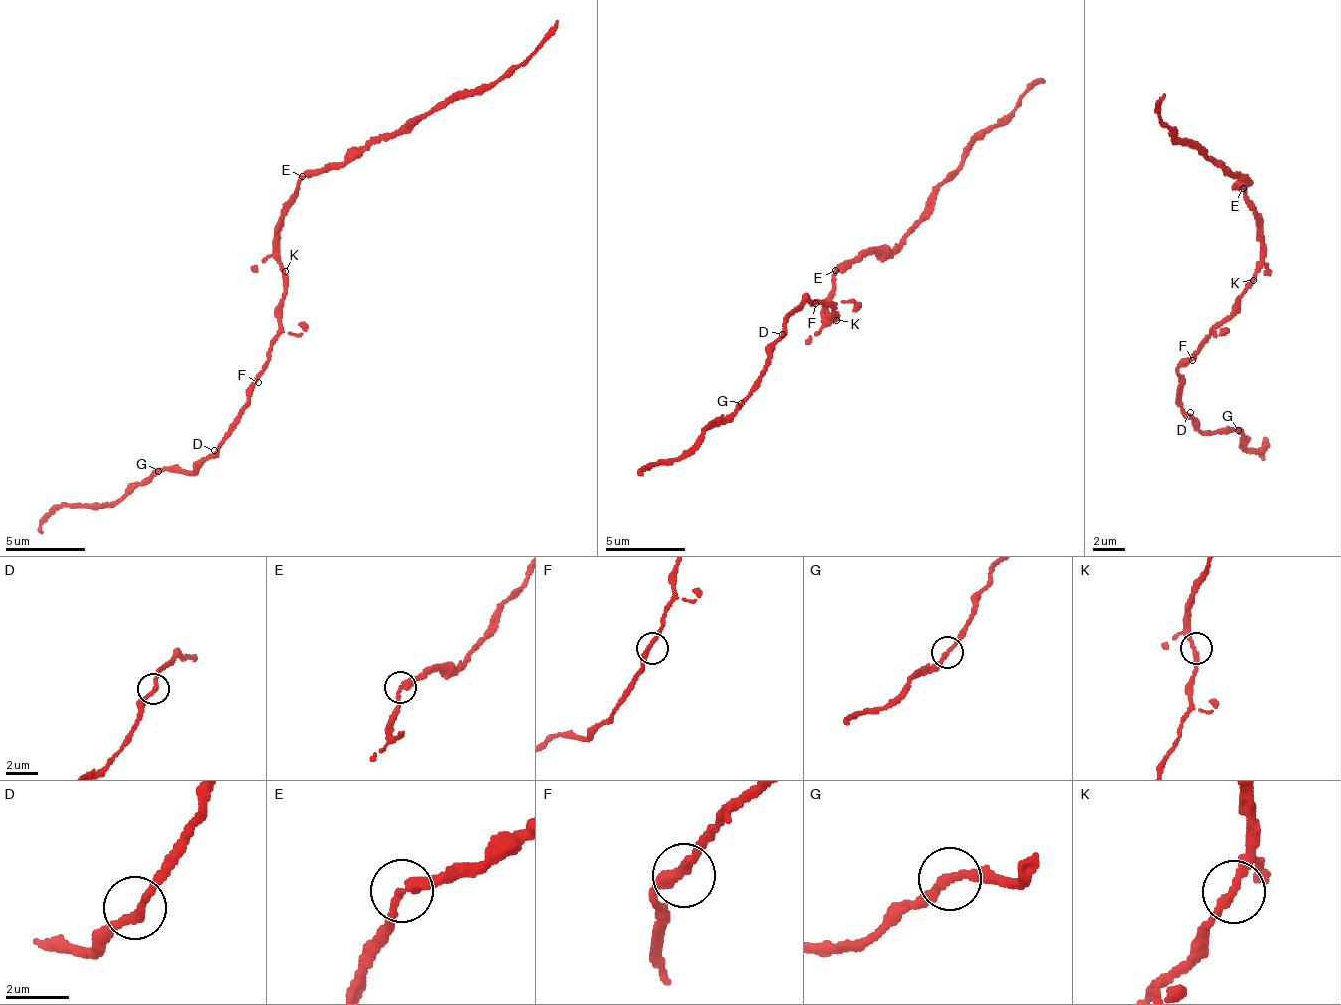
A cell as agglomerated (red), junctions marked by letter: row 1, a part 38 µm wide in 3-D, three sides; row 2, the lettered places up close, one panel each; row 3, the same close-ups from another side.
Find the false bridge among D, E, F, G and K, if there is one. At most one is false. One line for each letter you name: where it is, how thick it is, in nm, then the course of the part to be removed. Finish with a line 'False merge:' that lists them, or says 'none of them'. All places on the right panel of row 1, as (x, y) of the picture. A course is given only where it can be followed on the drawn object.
False merge: none of them

